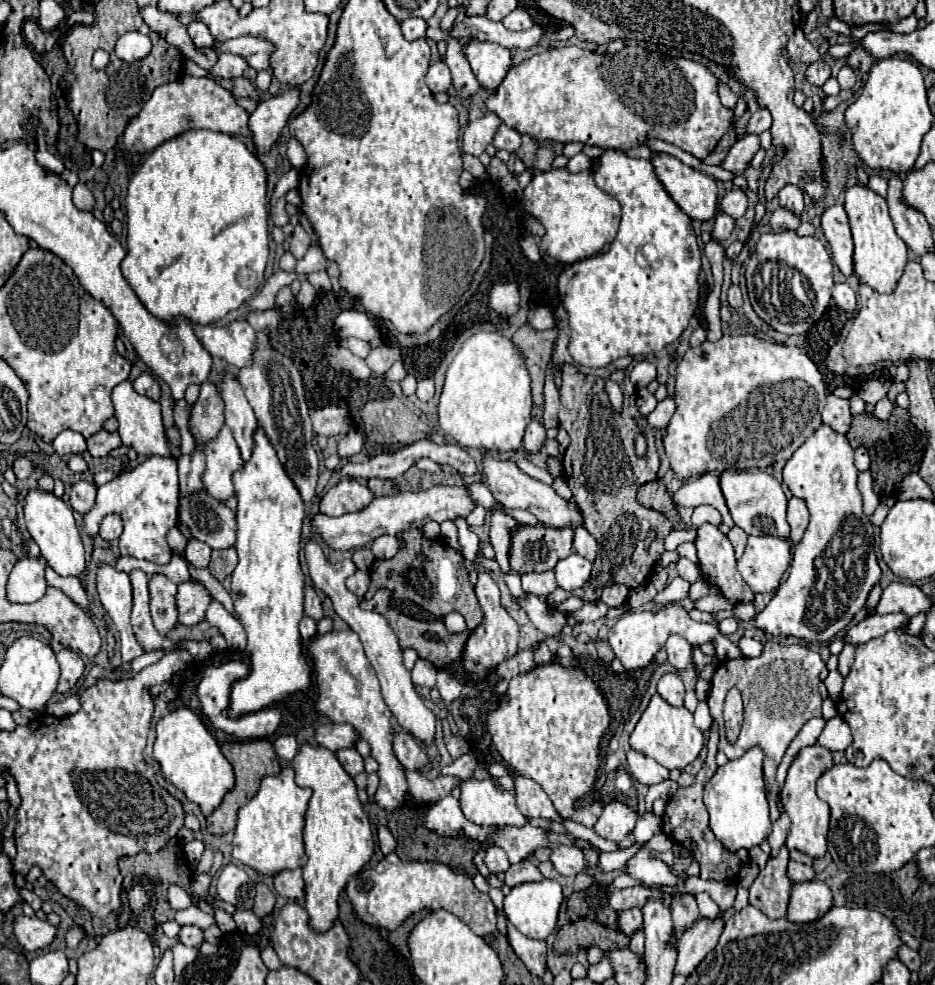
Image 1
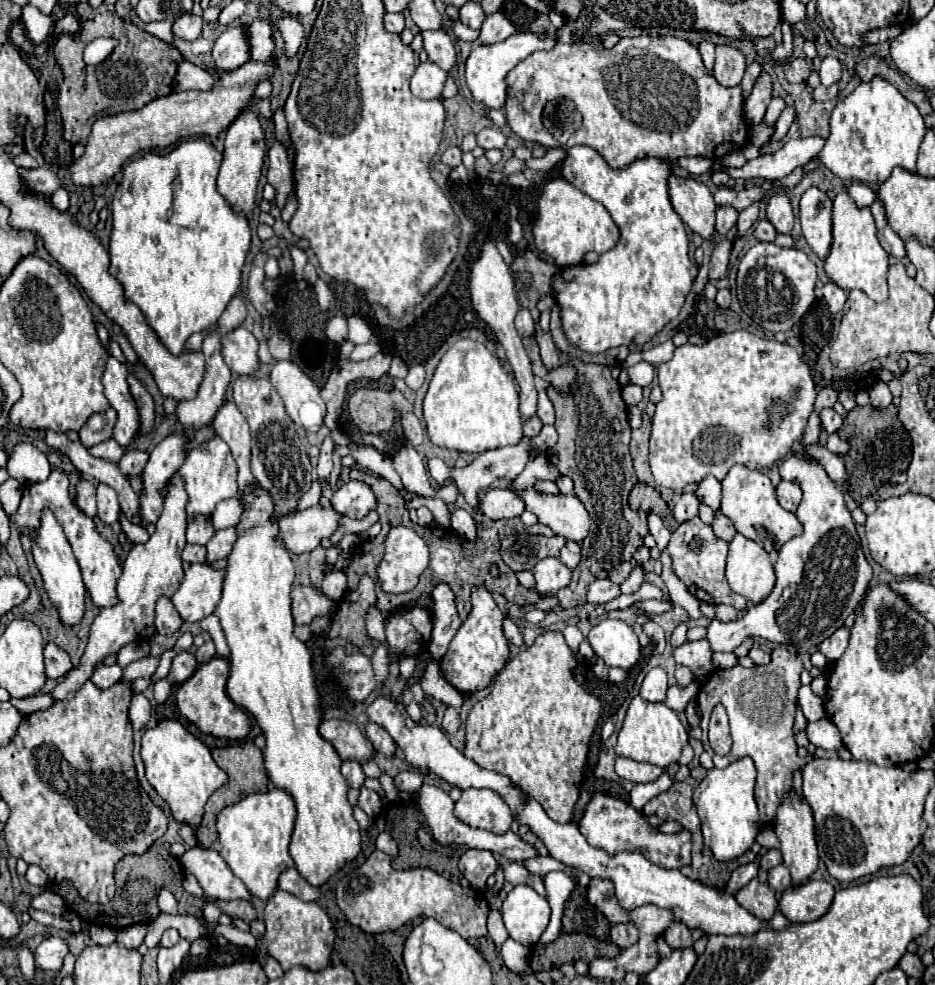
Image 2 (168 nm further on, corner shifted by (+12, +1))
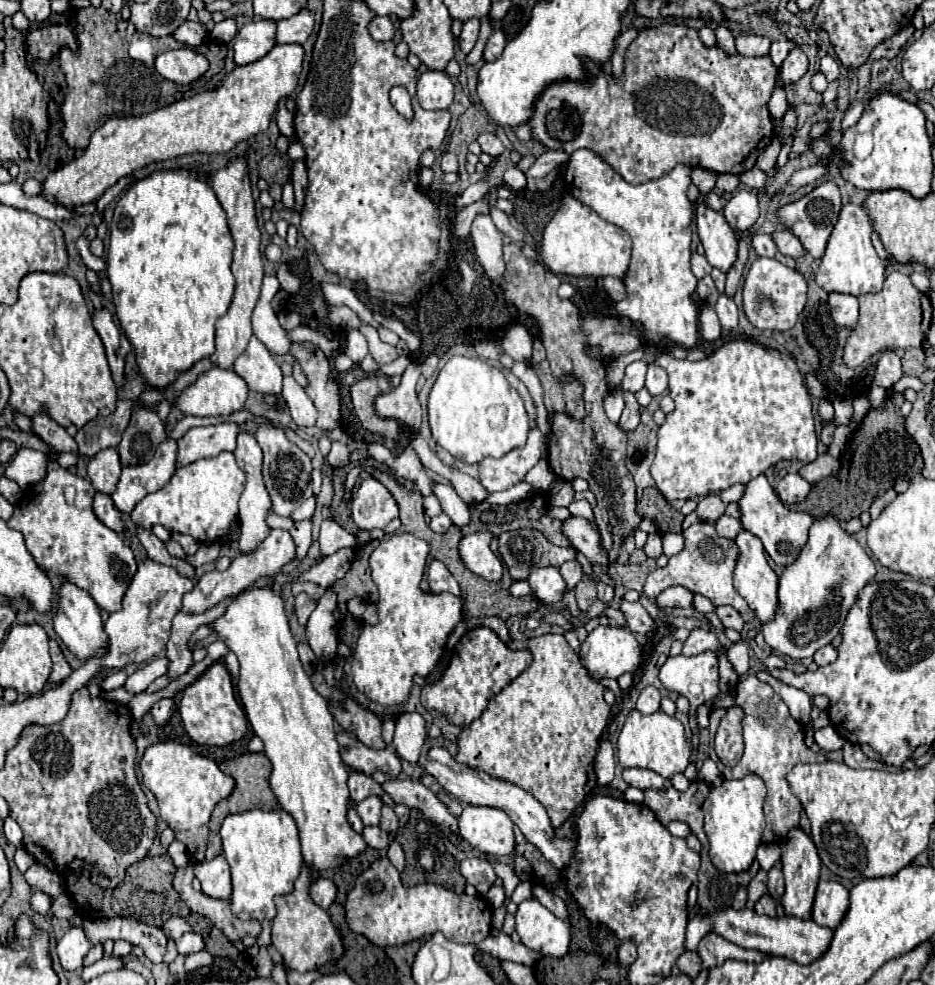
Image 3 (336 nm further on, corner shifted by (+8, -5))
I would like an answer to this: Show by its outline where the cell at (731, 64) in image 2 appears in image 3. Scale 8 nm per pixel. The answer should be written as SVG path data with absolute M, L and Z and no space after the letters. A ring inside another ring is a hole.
M719 25L715 29L715 35L717 35L717 45L719 47L723 47L727 53L737 53L735 51L735 39L733 39L733 35L731 35L731 31L727 27Z

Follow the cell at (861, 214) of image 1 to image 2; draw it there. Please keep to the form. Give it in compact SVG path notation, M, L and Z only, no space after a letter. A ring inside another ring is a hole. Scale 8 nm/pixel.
M847 191L837 193L833 199L833 245L829 257L825 259L825 271L833 283L841 289L861 289L873 301L881 303L889 297L887 291L887 267L889 255L881 243L877 243L877 229L869 207L857 207Z

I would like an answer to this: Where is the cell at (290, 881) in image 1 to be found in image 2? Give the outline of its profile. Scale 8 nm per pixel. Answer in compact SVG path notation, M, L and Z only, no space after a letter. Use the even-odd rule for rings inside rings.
M291 867L291 869L287 869L287 871L281 873L281 877L279 877L279 889L293 893L293 895L299 897L301 901L315 901L315 899L321 895L321 891L315 889L315 887L311 887L311 885L297 873L295 867Z

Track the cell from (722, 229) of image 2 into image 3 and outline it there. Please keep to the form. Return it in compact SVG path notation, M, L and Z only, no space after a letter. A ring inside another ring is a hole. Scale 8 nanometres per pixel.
M737 191L723 209L727 223L735 231L747 231L759 219L757 195L753 191Z

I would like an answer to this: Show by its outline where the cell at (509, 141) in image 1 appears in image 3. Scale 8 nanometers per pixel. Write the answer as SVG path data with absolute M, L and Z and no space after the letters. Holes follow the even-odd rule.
M481 133L477 141L481 145L481 151L487 153L487 155L491 155L491 157L499 157L505 151L503 143L493 133Z

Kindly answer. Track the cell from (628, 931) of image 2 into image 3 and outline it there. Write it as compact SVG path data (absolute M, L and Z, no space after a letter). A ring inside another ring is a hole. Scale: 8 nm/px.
M623 943L623 945L619 947L619 963L625 965L625 967L629 967L635 959L637 959L637 949L635 949L635 945L633 945L633 943Z

